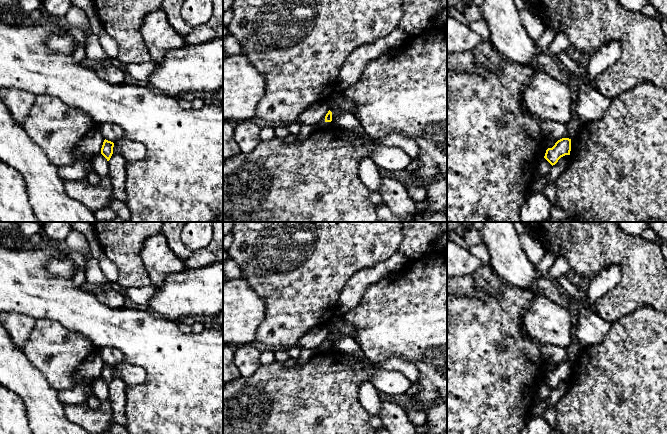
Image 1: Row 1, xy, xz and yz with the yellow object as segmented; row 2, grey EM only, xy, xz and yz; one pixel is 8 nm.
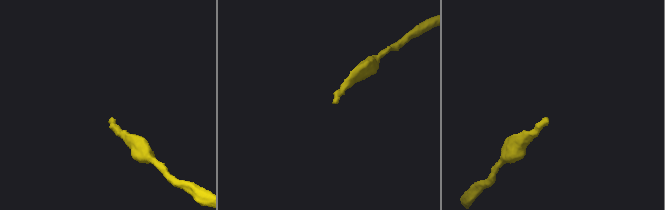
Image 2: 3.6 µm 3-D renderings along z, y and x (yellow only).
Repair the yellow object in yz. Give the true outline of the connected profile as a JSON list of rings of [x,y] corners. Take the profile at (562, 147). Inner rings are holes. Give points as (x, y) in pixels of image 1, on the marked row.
[[[562,138],[558,140],[552,148],[546,150],[544,158],[553,166],[561,157],[570,155],[570,151],[571,139]]]

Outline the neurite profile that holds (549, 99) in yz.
[[[535,69],[535,77],[524,89],[523,105],[541,120],[567,124],[572,120],[572,93],[568,83]]]

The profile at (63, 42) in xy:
[[[67,26],[57,34],[53,34],[47,40],[47,46],[54,52],[73,54],[76,42],[68,33]]]

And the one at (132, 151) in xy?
[[[125,137],[116,141],[114,146],[121,152],[126,164],[142,160],[146,156],[146,148],[142,143],[131,141]]]

